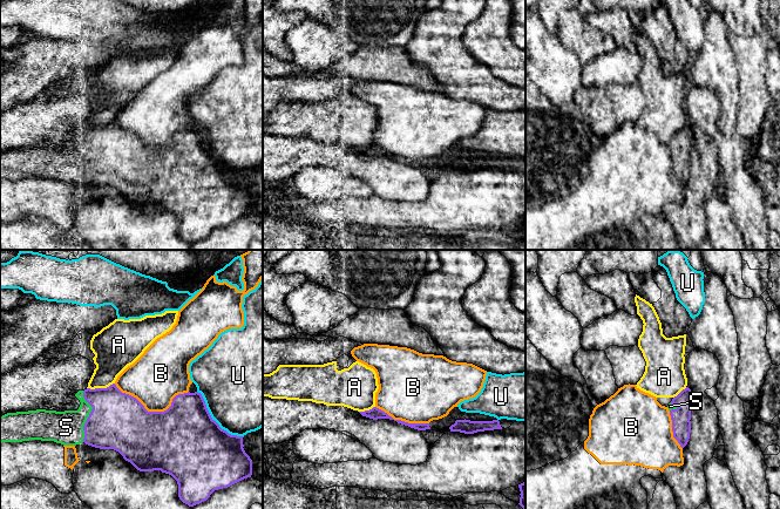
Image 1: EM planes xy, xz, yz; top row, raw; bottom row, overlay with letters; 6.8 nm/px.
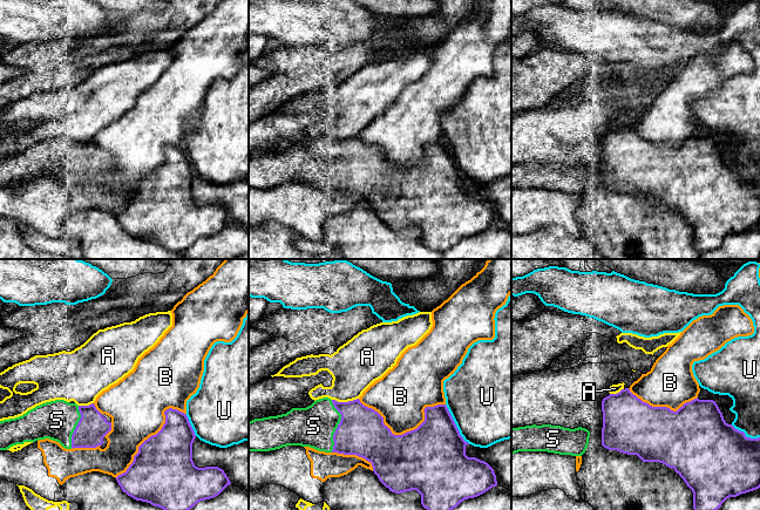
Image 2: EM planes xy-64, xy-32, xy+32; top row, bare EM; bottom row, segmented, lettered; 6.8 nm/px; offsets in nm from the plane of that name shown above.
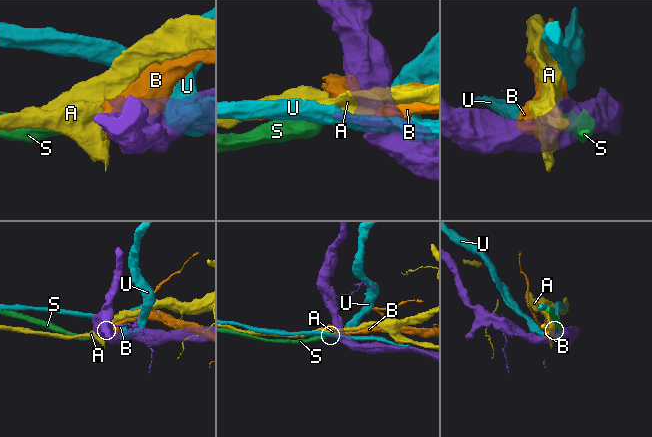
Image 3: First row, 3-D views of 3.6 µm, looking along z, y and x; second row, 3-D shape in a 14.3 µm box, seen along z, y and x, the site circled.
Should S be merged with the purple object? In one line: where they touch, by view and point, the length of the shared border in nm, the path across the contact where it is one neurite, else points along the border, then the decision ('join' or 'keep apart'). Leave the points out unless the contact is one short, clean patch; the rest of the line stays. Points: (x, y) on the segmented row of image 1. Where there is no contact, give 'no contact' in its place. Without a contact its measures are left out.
contact xy (88, 416); length 360 nm; join

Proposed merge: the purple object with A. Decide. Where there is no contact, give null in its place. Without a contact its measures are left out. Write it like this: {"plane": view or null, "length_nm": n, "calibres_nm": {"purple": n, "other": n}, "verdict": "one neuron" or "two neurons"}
{"plane": "xy", "length_nm": 200, "calibres_nm": {"purple": 380, "other": 260}, "verdict": "two neurons"}

